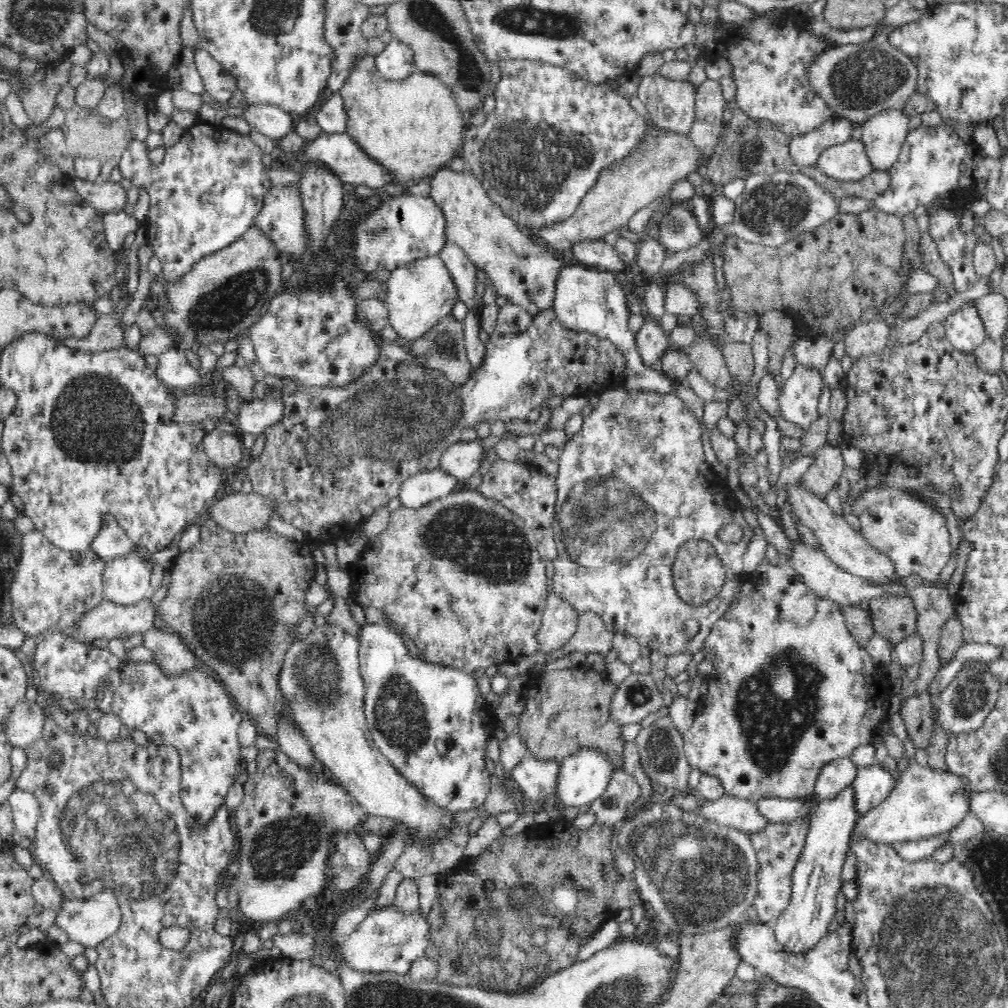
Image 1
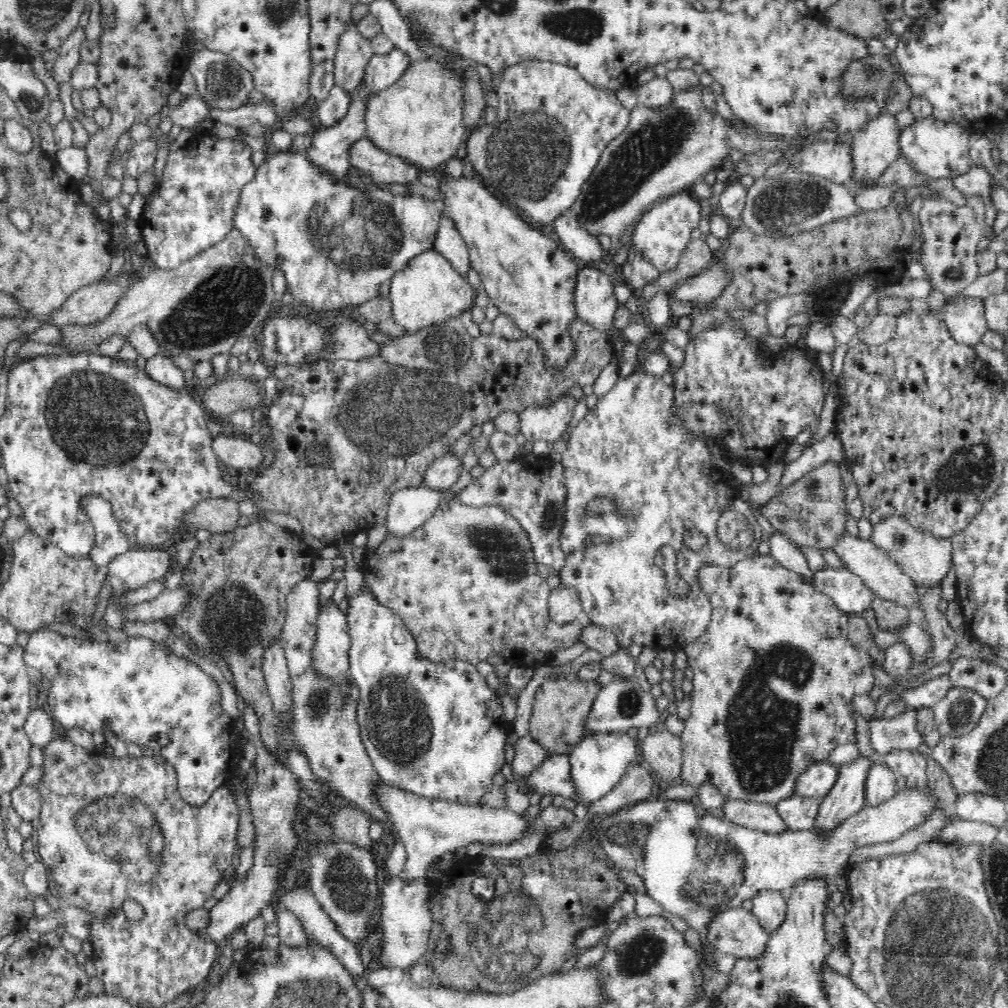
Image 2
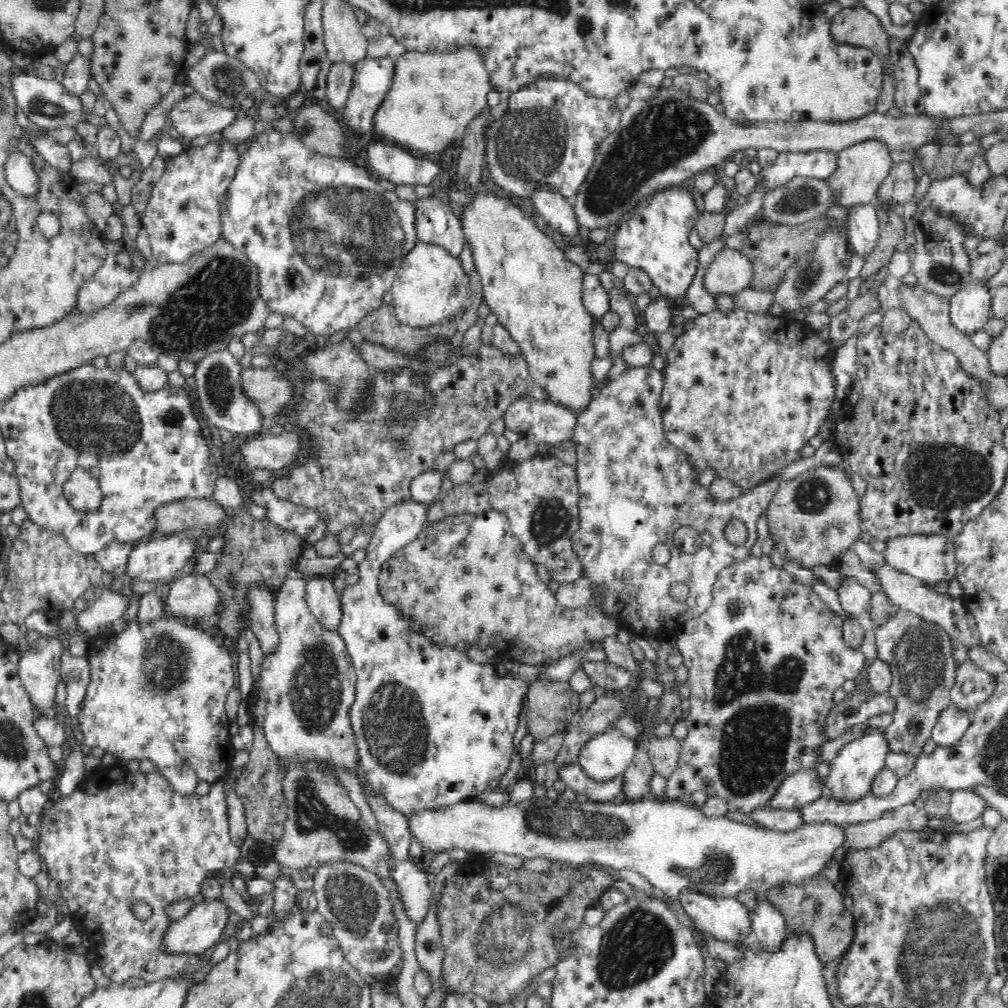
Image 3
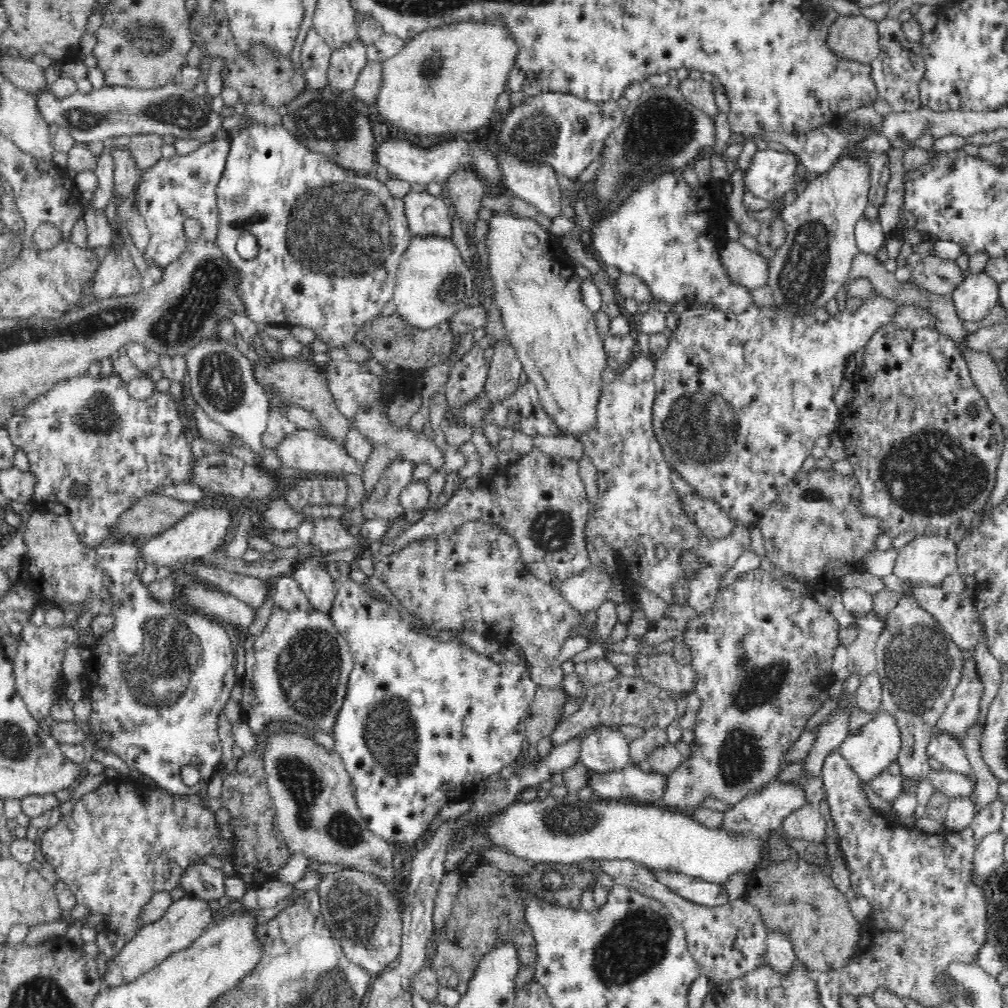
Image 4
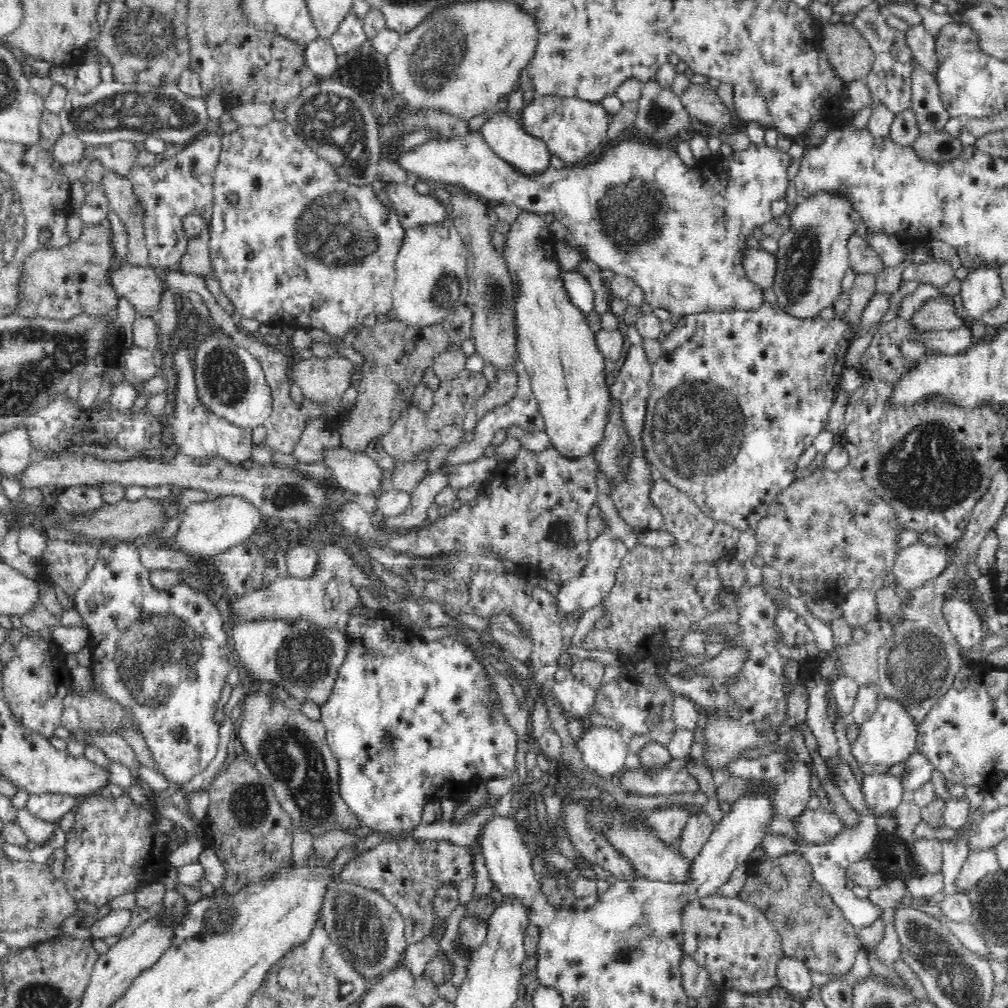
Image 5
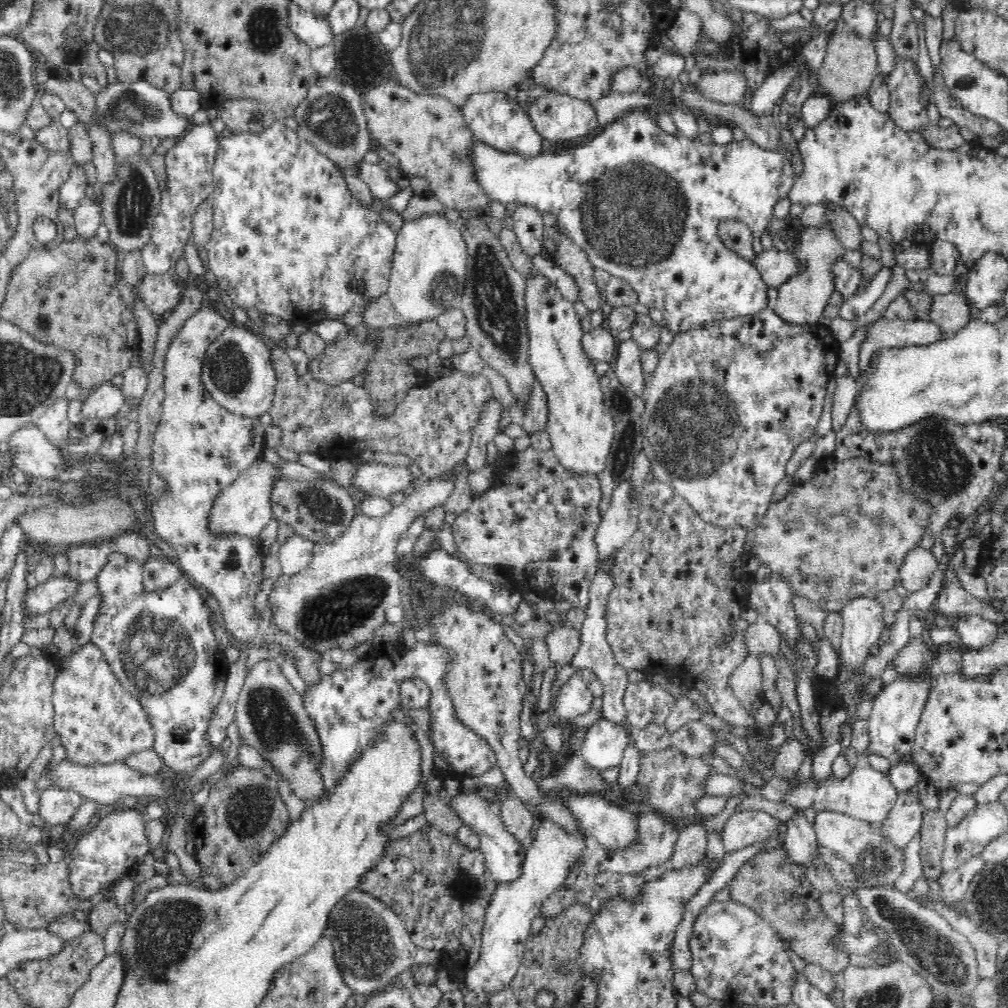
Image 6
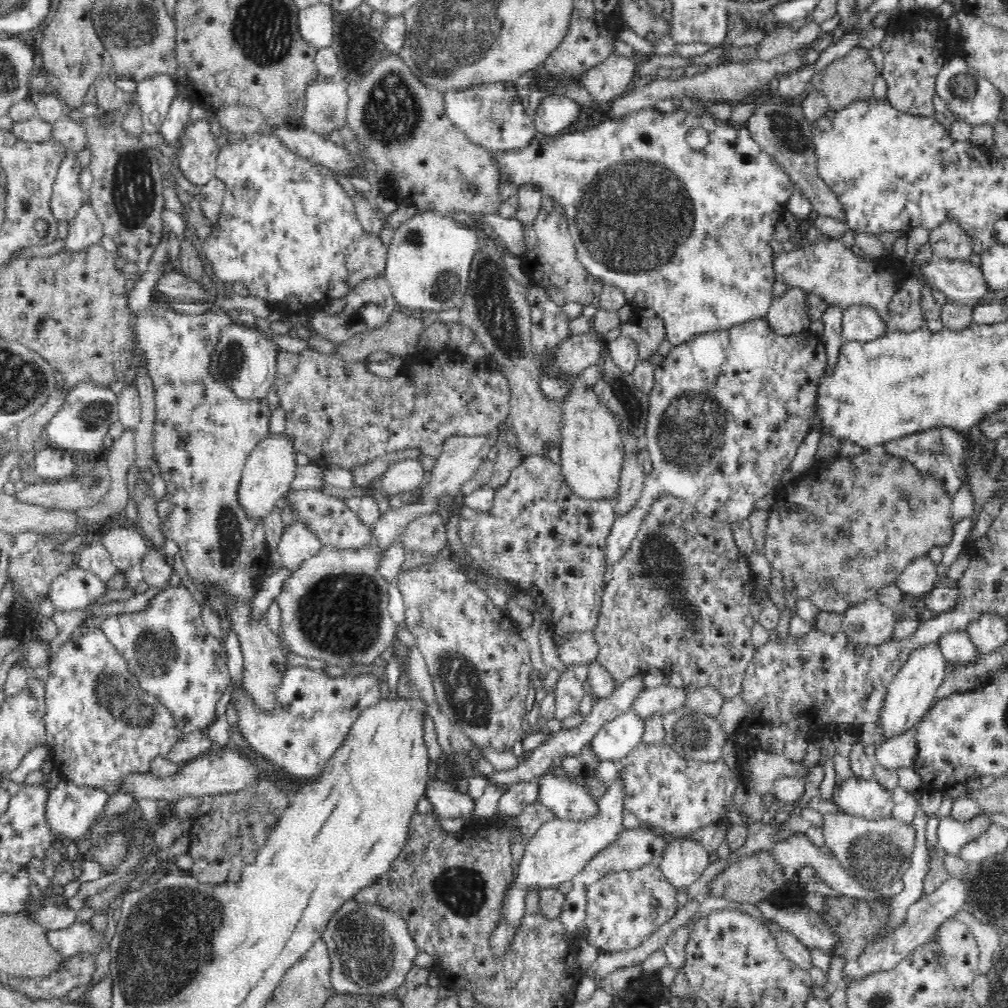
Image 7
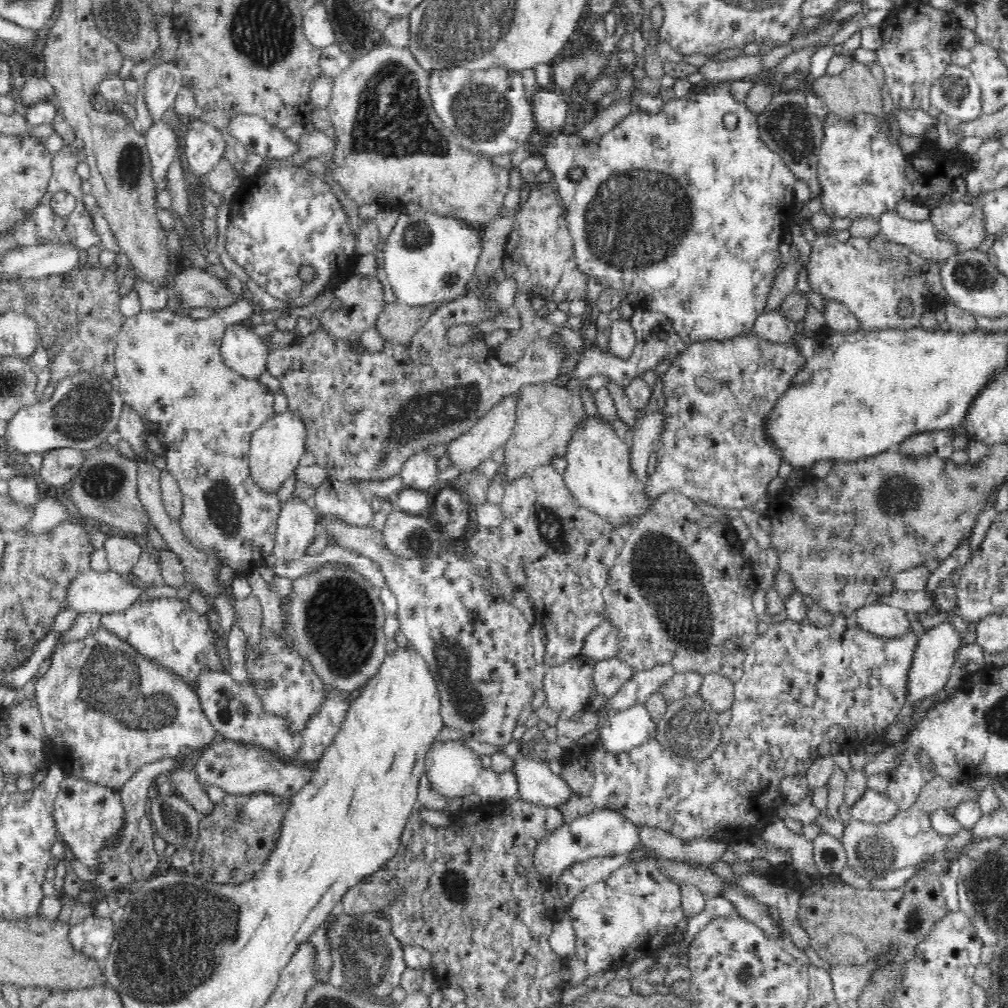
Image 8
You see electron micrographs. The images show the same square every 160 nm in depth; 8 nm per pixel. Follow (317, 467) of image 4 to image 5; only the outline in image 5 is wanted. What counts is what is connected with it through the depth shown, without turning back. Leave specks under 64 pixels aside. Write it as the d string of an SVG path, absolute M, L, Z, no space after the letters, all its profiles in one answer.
M336 448L324 454L323 462L332 470L333 486L343 488L348 496L378 494L384 488L384 469L366 453Z

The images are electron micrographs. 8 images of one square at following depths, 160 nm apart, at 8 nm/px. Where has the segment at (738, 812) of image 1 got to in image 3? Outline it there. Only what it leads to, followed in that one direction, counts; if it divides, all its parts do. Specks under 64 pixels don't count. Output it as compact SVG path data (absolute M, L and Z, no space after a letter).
M763 806L752 810L746 820L776 831L790 832L805 826L804 817L800 809L771 810L769 806Z

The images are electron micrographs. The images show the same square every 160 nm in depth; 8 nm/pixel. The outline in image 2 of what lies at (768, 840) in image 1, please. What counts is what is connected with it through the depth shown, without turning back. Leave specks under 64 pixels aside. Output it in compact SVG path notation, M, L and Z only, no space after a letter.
M762 890L758 896L751 897L752 912L763 930L772 935L786 918L786 893L775 890Z

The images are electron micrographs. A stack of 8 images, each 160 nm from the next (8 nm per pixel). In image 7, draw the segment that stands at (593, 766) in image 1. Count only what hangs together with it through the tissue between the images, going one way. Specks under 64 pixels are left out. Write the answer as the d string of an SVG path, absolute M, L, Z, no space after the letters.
M634 710L616 714L600 728L589 744L600 760L617 763L641 742L645 725L646 719L642 719Z

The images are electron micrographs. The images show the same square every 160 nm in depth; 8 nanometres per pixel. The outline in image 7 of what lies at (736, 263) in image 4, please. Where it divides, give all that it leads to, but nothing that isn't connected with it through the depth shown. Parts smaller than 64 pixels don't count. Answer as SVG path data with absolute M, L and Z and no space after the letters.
M834 237L804 240L793 251L774 254L776 279L784 279L790 286L804 292L818 294L824 302L842 309L852 305L869 306L878 313L880 321L886 326L893 320L890 308L892 297L914 268L914 265L905 266L902 258L894 259L887 253L878 258L866 253L856 254Z

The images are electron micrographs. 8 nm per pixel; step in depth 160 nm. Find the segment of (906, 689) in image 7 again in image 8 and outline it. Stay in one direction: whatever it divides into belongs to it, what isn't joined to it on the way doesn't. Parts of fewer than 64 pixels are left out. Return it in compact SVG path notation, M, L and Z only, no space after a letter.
M942 622L938 626L933 626L927 632L923 632L918 638L918 644L913 652L908 672L908 699L907 701L914 707L926 697L936 695L943 691L948 682L948 676L955 668L959 651L965 646L960 636L960 632L950 622Z

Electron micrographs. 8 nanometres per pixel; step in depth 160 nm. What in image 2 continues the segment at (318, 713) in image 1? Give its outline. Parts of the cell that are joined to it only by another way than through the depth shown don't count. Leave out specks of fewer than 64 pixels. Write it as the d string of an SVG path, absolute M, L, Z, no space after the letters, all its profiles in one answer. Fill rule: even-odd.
M317 600L316 671L341 683L348 674L350 650L347 617L331 600ZM385 784L376 791L379 792L382 807L388 811L398 831L397 836L403 842L407 852L406 870L398 874L404 880L414 880L416 877L426 875L427 866L434 859L454 853L457 848L468 847L468 844L512 846L514 842L526 838L532 832L530 824L534 822L534 818L508 808L490 808L479 802L460 804L454 801L432 801L410 795L410 792L395 790Z

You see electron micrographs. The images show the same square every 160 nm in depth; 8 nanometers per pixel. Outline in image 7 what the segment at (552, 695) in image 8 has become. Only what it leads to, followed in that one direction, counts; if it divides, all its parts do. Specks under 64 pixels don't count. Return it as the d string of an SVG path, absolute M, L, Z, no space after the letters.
M565 669L558 676L553 690L556 696L555 718L559 721L579 712L579 704L585 694L582 683L572 670Z

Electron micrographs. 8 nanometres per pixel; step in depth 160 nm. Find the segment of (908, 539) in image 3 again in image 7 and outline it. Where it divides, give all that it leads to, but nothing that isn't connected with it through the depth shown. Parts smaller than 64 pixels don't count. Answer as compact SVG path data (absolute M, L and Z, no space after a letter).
M929 557L914 558L894 582L902 593L919 595L930 592L937 580L936 564Z

